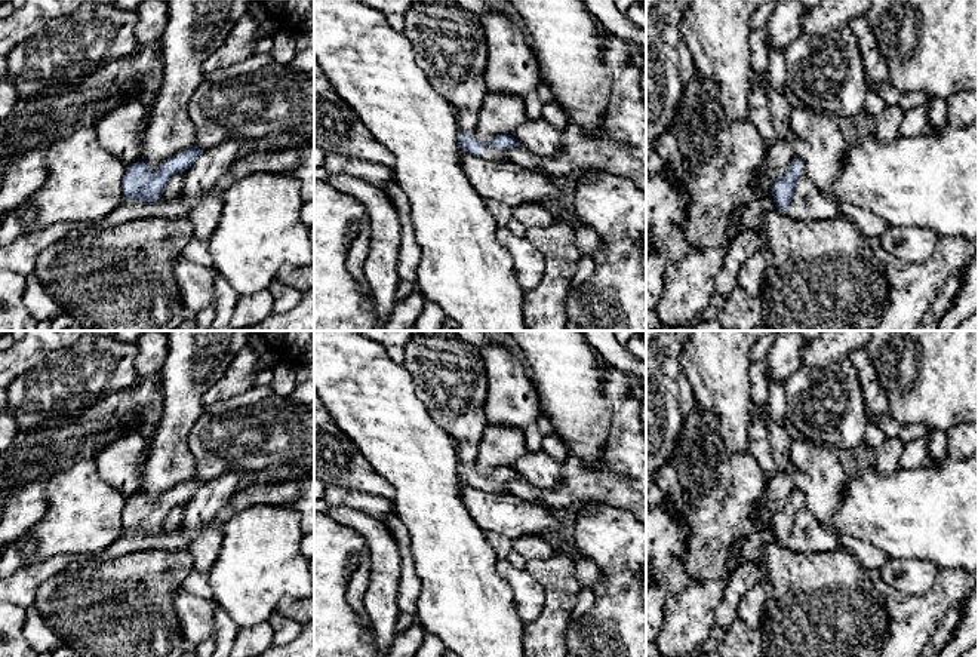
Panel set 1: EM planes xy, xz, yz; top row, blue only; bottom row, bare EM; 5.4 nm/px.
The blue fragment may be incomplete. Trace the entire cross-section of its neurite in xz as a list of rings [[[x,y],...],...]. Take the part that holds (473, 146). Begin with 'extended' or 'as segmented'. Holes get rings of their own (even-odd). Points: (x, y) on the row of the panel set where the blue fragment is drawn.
extended | [[[474,132],[470,133],[458,133],[456,136],[459,148],[479,156],[480,159],[485,160],[492,160],[492,162],[504,162],[508,160],[508,150],[511,147],[522,145],[517,139],[514,139],[511,135],[498,135],[495,136],[490,142],[482,144]]]

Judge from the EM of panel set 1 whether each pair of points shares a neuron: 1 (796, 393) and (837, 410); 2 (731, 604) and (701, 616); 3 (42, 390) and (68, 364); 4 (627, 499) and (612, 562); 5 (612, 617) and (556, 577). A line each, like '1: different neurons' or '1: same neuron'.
1: same neuron
2: different neurons
3: same neuron
4: different neurons
5: different neurons

